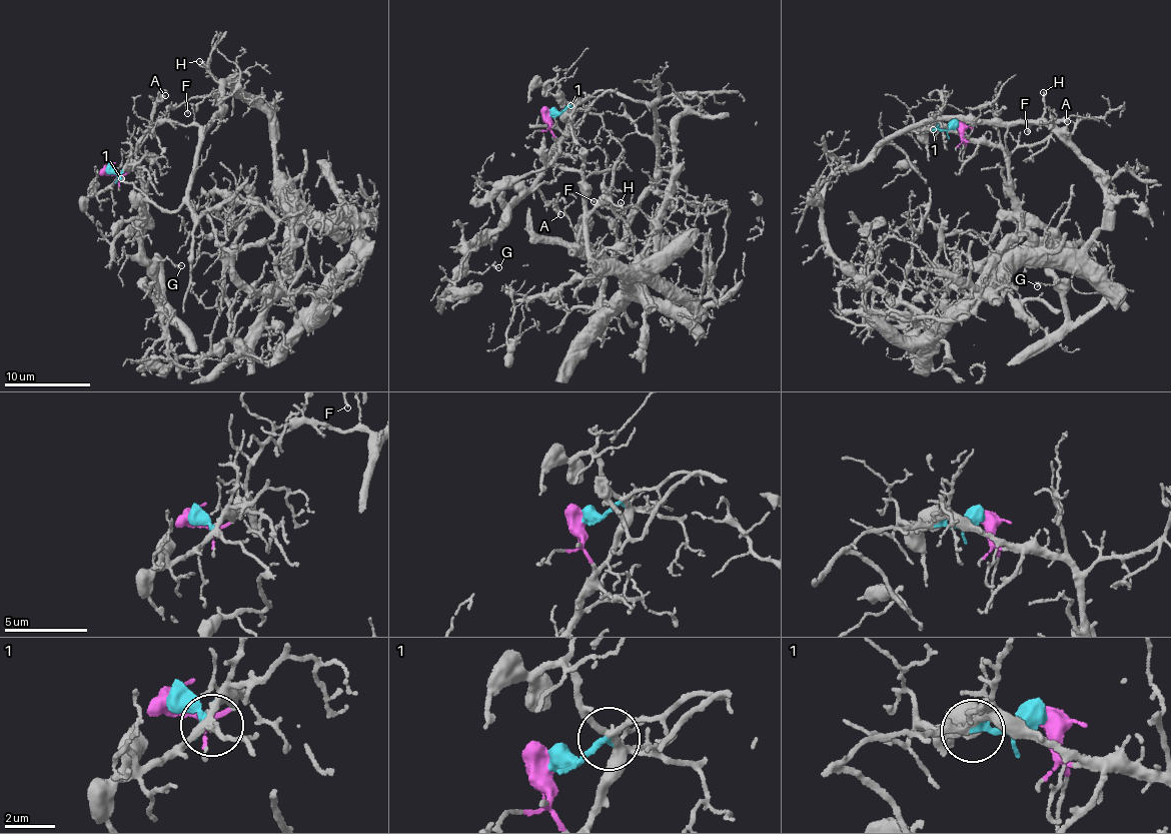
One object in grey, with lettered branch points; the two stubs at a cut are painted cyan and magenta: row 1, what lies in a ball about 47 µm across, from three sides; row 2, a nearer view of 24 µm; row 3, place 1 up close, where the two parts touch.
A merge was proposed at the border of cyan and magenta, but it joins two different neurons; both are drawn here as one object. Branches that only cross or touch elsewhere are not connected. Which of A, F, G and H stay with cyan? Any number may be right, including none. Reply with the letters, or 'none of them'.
F, H

